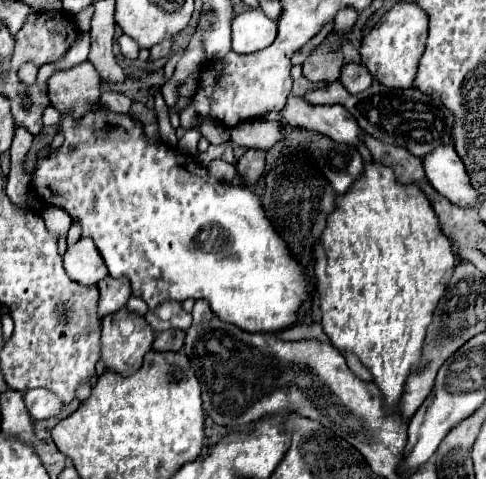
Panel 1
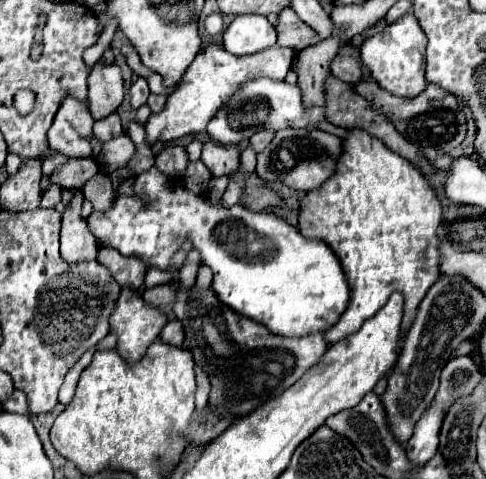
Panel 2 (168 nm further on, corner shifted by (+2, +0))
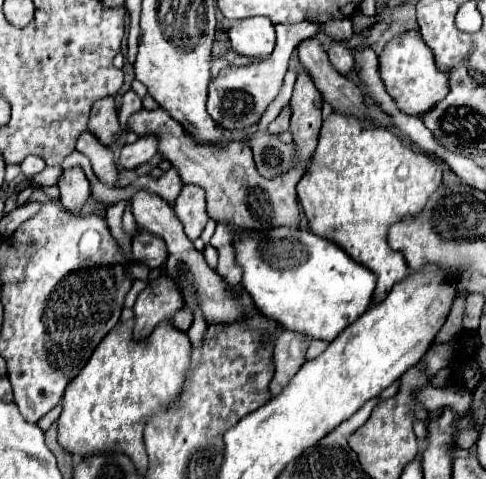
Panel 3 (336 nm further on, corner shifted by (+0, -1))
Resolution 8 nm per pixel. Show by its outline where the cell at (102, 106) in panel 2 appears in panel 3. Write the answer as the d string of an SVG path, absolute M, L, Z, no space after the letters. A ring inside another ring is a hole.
M104 97L94 103L88 121L88 131L96 135L106 147L110 147L124 133L118 123L118 111L114 109L114 97Z

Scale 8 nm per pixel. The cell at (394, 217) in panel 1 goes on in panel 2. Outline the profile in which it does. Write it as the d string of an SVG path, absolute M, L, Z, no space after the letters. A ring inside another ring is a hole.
M350 130L348 138L342 142L344 152L338 160L336 174L322 184L318 190L312 190L300 198L300 234L304 238L324 240L332 252L338 256L342 270L346 274L350 286L350 302L340 320L324 332L324 340L328 344L348 338L358 332L358 328L372 318L392 296L392 292L400 292L404 296L404 318L402 318L402 338L410 330L418 304L424 294L432 288L432 284L440 278L440 202L436 198L434 188L424 180L422 172L416 170L408 160L400 154L388 150L378 138L366 134L364 130Z

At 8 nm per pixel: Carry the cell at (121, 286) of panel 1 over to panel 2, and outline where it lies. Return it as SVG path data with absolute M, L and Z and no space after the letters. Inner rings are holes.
M104 248L98 252L98 262L110 270L110 274L114 276L114 280L120 284L120 288L130 288L130 290L138 290L144 282L144 274L146 268L142 262L138 262L136 258L124 258L120 256L116 250Z

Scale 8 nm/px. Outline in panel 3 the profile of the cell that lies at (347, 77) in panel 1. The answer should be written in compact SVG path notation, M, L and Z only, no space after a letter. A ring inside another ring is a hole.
M334 41L326 49L326 53L328 53L328 59L330 59L330 63L334 65L334 69L338 73L346 75L352 69L352 65L354 65L354 53L352 53L352 47L348 47L344 41Z

